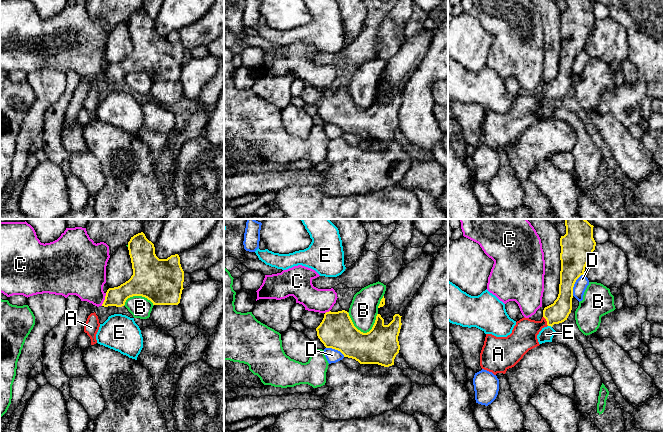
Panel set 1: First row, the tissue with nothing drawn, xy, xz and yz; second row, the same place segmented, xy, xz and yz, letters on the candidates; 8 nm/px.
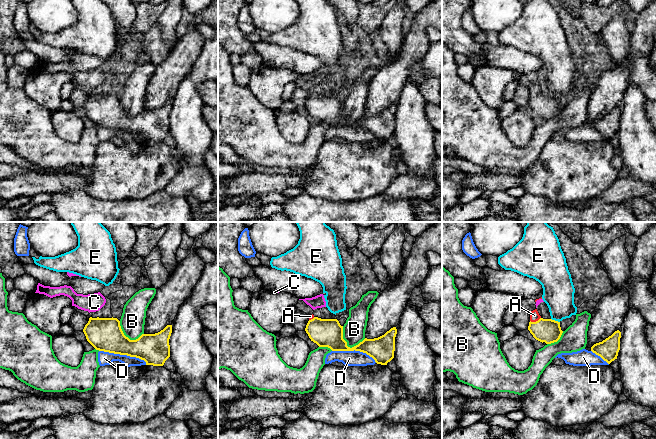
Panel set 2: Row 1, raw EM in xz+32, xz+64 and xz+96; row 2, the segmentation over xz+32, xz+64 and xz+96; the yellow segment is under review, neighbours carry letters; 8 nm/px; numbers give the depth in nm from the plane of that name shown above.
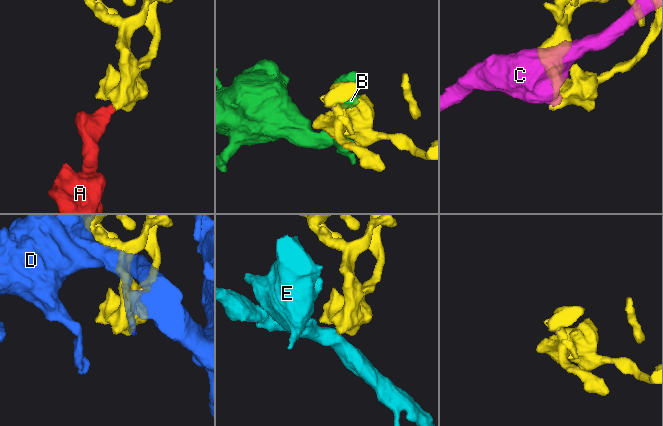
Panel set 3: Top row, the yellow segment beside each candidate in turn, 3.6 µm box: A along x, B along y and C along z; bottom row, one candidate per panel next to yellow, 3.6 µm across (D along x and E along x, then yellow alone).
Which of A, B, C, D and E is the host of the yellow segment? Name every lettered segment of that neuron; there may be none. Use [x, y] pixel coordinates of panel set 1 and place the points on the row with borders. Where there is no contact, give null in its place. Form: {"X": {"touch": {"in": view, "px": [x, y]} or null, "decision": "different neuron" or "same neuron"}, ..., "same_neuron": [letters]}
{"A": {"touch": {"in": "yz", "px": [546, 320]}, "decision": "same neuron"}, "B": {"touch": {"in": "xz", "px": [362, 332]}, "decision": "different neuron"}, "C": {"touch": {"in": "xy", "px": [105, 299]}, "decision": "different neuron"}, "D": {"touch": {"in": "yz", "px": [574, 283]}, "decision": "different neuron"}, "E": {"touch": {"in": "yz", "px": [550, 325]}, "decision": "different neuron"}, "same_neuron": ["A"]}

